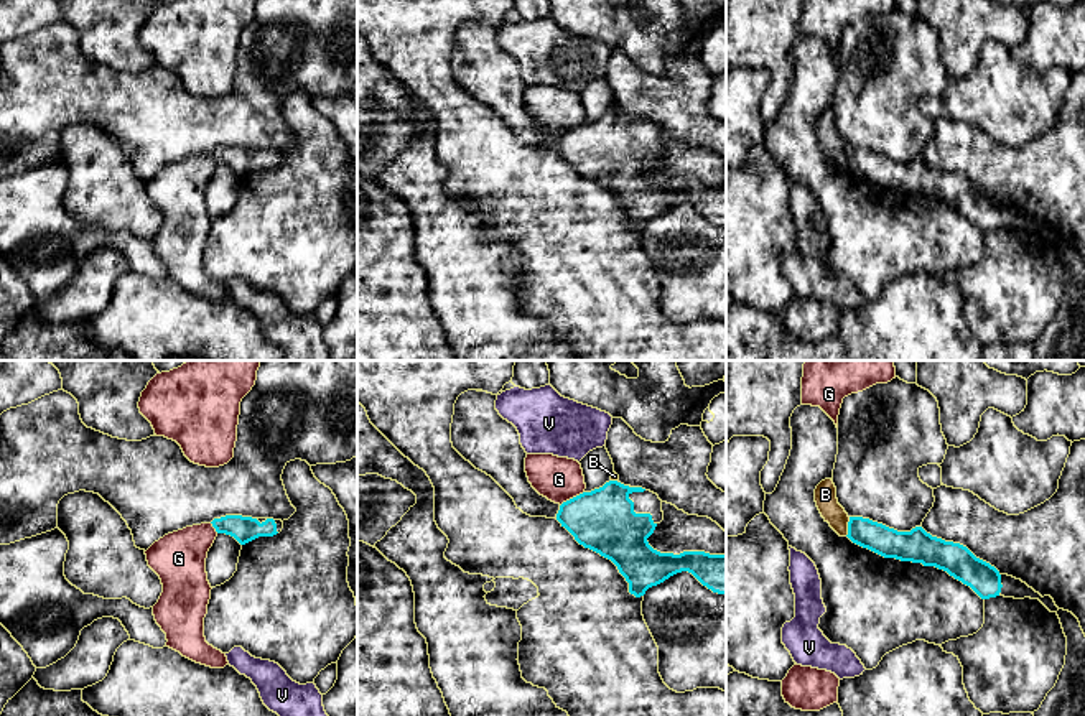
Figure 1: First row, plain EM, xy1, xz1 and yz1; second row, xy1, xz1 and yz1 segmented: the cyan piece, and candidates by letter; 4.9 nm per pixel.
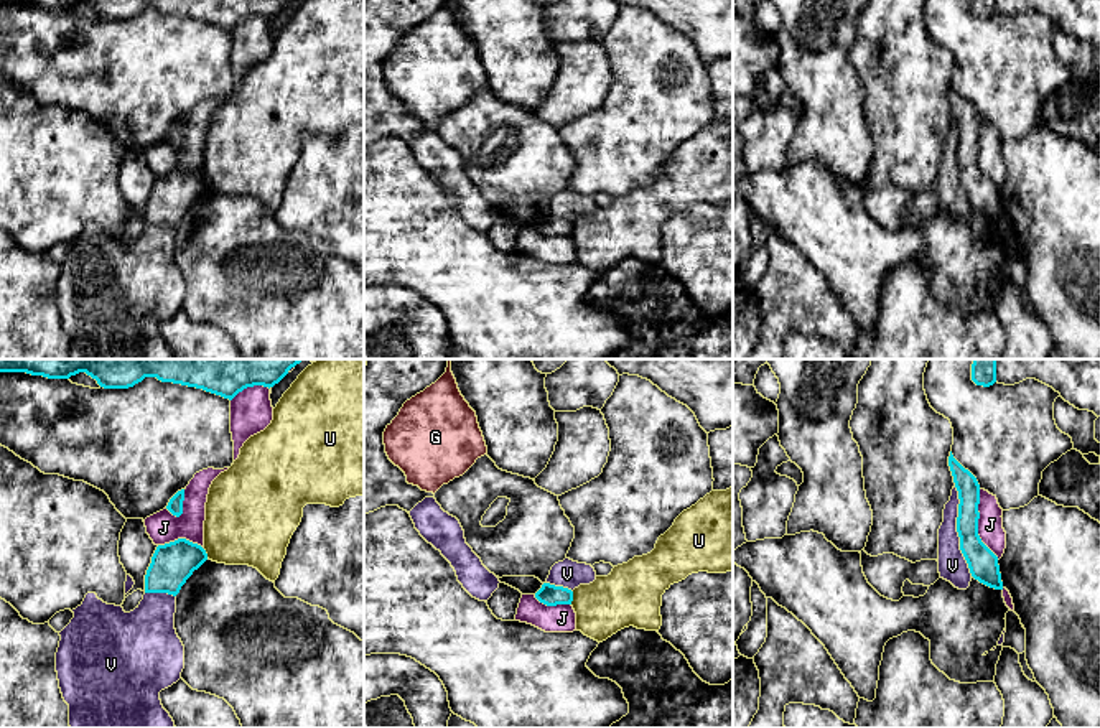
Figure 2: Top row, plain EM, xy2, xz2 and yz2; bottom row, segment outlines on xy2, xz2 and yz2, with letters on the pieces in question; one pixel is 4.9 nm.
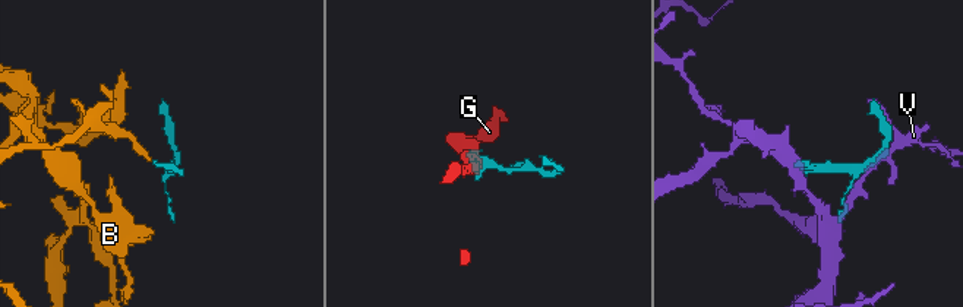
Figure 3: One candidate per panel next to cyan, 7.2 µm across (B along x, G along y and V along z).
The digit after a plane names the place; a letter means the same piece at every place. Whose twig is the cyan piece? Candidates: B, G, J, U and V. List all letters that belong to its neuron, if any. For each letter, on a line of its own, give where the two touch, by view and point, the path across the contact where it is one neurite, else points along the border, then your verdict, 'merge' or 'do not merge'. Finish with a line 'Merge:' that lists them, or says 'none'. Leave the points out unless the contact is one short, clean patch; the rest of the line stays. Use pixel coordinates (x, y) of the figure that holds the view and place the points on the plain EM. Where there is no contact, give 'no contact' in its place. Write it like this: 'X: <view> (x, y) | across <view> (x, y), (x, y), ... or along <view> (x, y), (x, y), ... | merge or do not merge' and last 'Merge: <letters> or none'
B: yz1 (848, 158) | across yz1 (876, 168), (848, 158), (828, 139), (825, 125) | merge
G: xz1 (573, 129) | along xz1 (583, 122), (560, 137) | do not merge
J: yz2 (977, 155) | do not merge
U: xz2 (572, 229) | along xz2 (573, 223), (570, 234) | do not merge
V: yz2 (957, 162) | do not merge
Merge: B

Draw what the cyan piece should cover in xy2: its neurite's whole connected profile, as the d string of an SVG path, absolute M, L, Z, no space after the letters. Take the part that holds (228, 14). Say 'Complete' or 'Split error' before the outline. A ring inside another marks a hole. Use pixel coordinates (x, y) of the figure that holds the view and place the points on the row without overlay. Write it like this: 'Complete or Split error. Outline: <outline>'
Complete. Outline: M0 0L0 3L26 3L48 10L69 10L86 3L104 20L128 20L145 8L173 13L232 31L247 18L273 18L290 0Z

